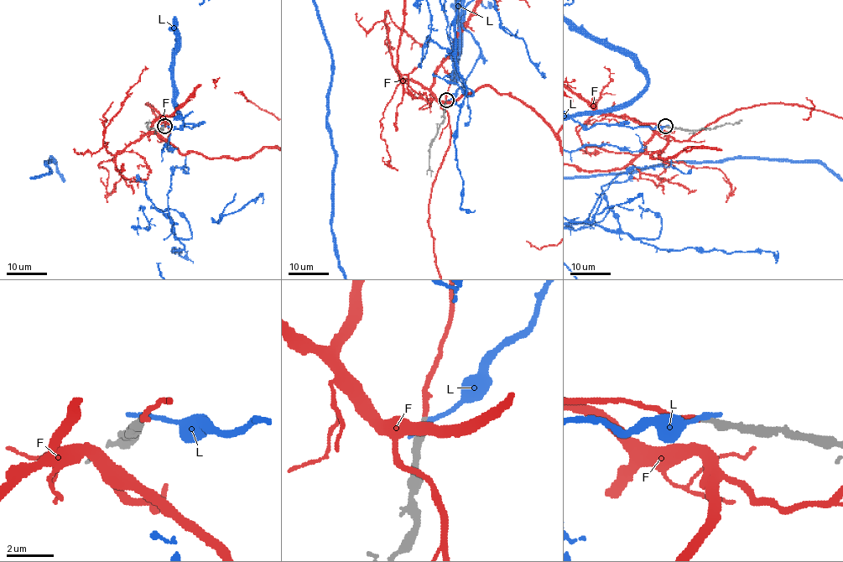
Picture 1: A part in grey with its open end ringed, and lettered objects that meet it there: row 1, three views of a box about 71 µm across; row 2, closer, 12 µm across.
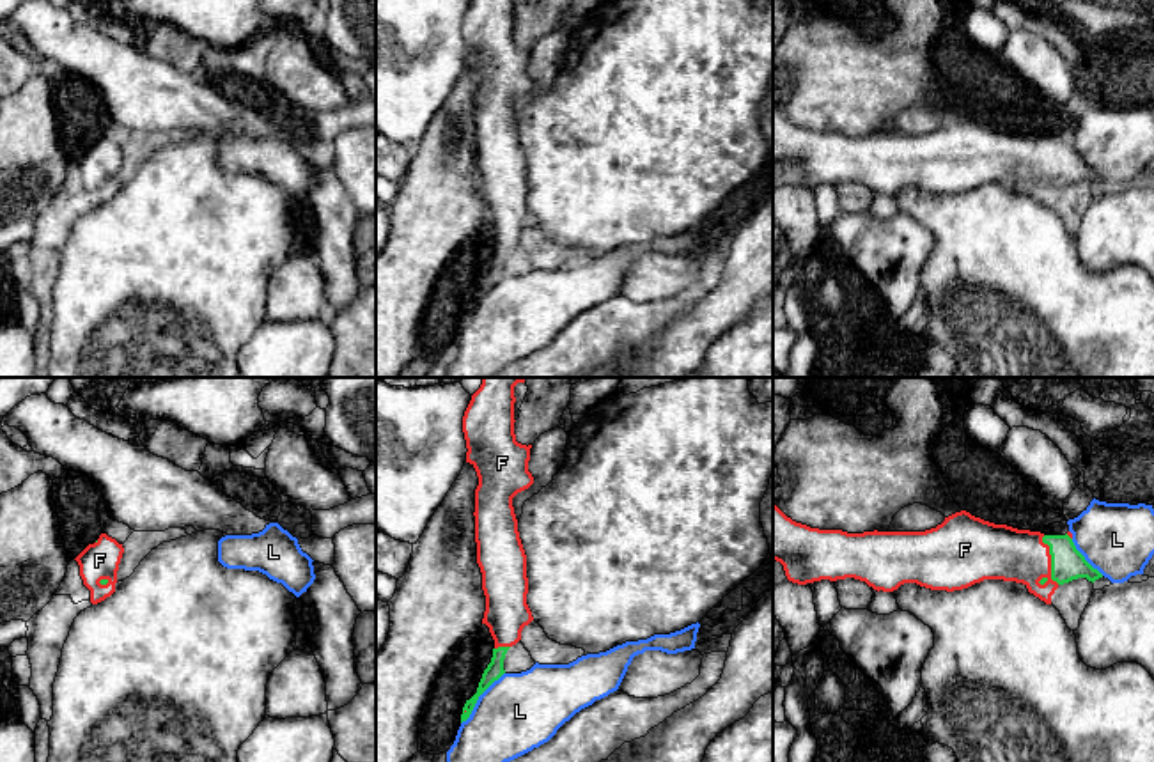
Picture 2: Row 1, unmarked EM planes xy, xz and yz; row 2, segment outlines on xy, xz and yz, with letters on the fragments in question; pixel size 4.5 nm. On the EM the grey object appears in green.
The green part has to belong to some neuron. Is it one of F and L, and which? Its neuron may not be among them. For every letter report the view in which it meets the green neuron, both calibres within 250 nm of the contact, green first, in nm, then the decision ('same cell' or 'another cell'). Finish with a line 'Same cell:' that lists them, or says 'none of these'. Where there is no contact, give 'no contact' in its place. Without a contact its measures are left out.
F: contact in yz; calibres 150 and 260 nm; same cell
L: contact in xz; calibres 80 and 360 nm; another cell
Same cell: F

